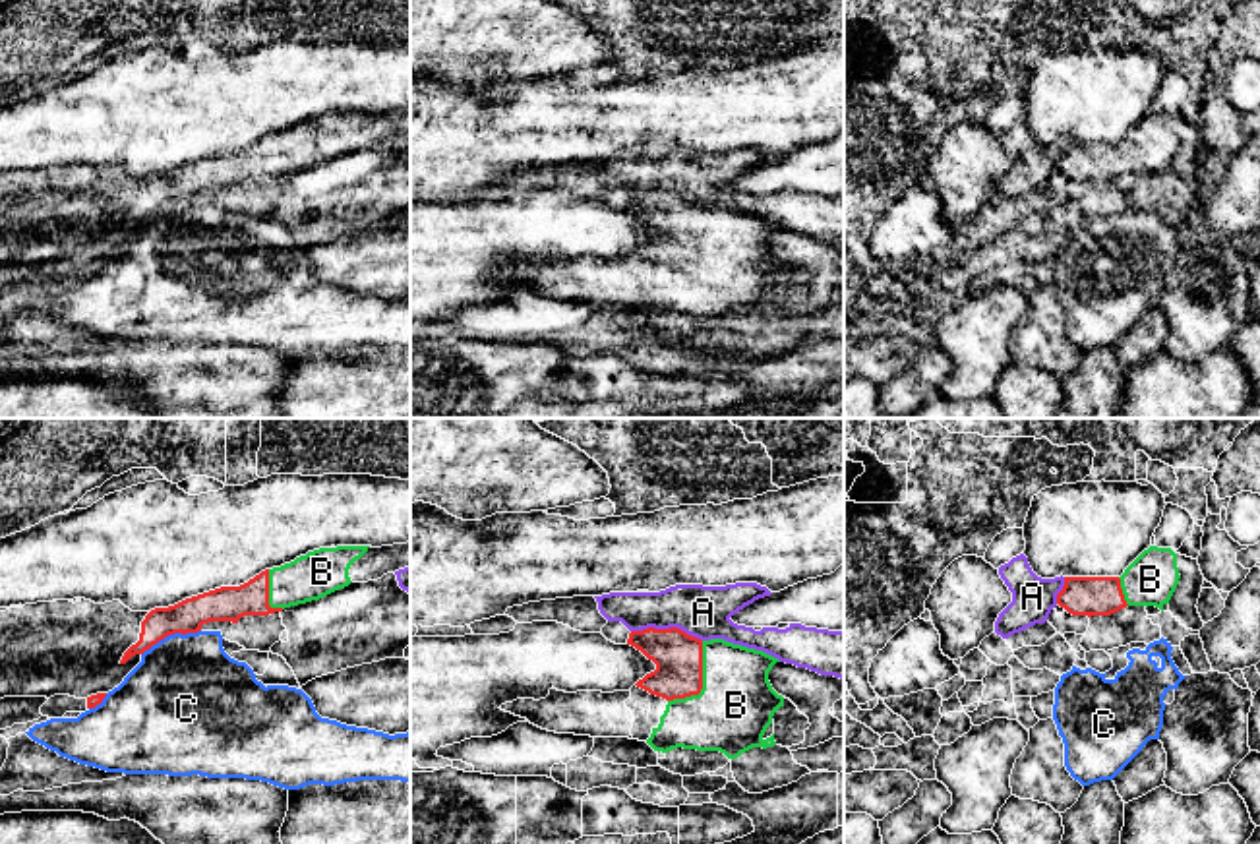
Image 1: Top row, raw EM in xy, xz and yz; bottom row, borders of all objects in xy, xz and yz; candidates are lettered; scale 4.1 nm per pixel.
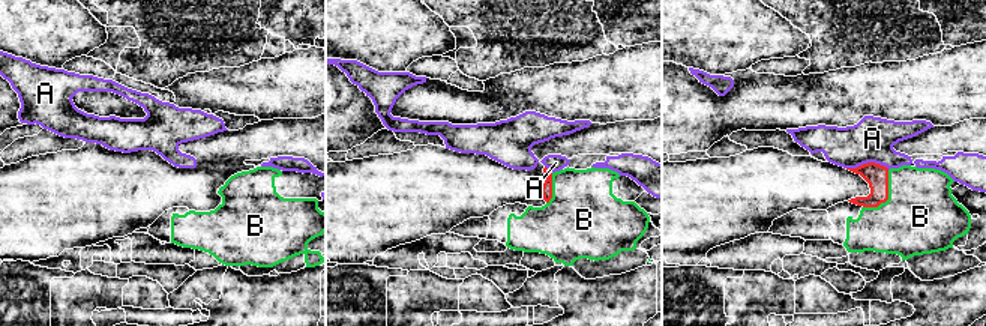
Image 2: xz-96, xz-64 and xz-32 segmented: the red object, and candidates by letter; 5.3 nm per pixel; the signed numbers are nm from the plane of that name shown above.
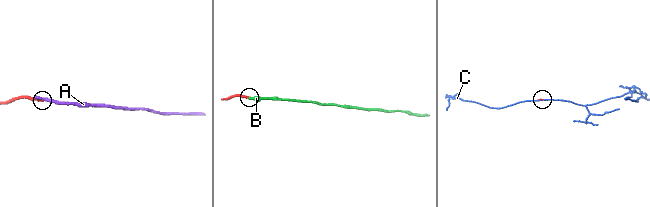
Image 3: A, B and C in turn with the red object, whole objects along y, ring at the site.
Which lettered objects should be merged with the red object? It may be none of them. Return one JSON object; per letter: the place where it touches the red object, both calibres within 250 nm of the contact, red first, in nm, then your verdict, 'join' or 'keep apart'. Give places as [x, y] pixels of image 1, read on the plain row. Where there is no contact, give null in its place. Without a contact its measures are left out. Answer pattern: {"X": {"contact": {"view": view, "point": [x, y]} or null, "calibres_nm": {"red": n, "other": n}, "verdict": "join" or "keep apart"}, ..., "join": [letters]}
{"A": {"contact": {"view": "xz", "point": [666, 196]}, "calibres_nm": {"red": 200, "other": 220}, "verdict": "keep apart"}, "B": {"contact": {"view": "xz", "point": [701, 248]}, "calibres_nm": {"red": 200, "other": 320}, "verdict": "join"}, "C": {"contact": {"view": "xy", "point": [171, 200]}, "calibres_nm": {"red": 140, "other": 460}, "verdict": "keep apart"}, "join": ["B"]}

